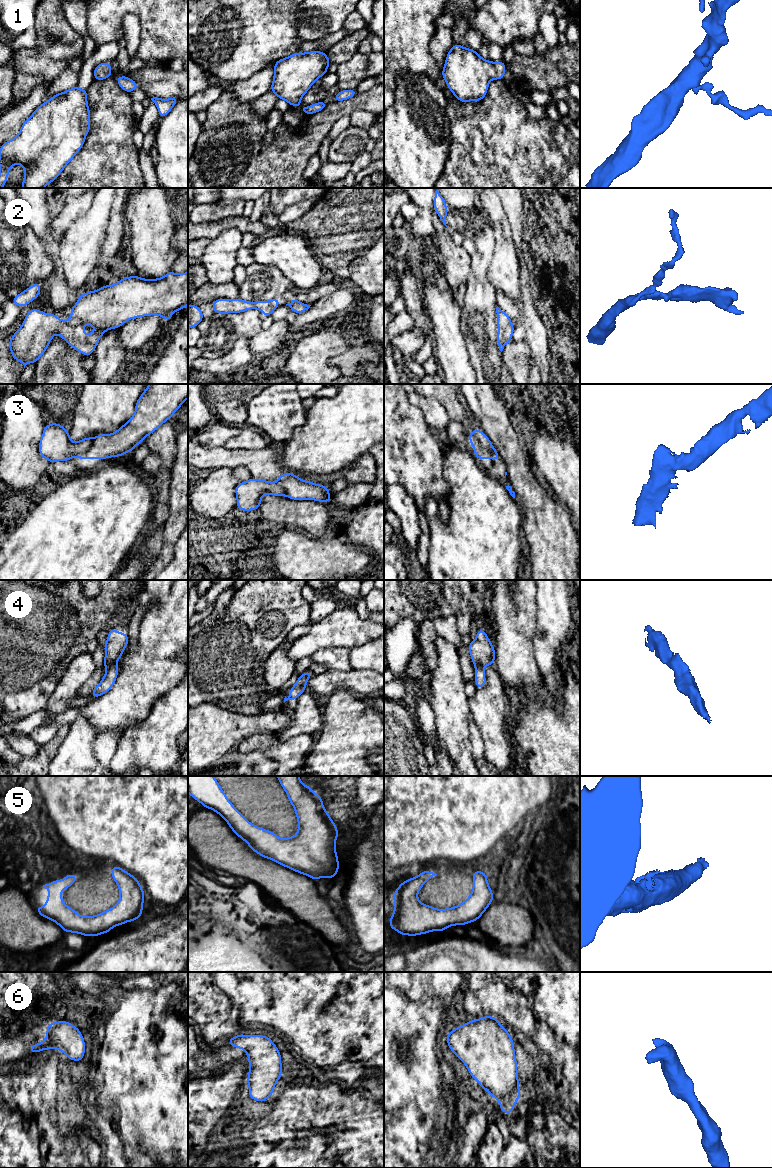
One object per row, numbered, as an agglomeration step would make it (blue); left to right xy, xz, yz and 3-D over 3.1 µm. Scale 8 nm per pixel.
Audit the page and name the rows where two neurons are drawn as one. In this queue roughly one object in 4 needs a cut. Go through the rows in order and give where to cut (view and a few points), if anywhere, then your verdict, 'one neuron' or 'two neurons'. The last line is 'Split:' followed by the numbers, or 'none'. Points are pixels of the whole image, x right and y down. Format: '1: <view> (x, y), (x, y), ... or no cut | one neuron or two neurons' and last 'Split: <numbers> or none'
1: no cut | one neuron
2: no cut | one neuron
3: yz (472, 434), (490, 452), (492, 458) | two neurons
4: no cut | one neuron
5: no cut | one neuron
6: no cut | one neuron
Split: 3

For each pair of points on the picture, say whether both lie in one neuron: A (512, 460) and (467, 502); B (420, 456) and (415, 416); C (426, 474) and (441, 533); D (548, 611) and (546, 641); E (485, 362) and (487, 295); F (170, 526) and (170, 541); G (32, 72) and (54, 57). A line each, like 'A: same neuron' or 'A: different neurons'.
A: different neurons
B: same neuron
C: different neurons
D: same neuron
E: same neuron
F: same neuron
G: same neuron

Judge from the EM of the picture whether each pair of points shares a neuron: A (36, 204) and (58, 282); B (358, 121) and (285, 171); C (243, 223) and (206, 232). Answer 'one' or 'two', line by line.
A: one
B: two
C: one

